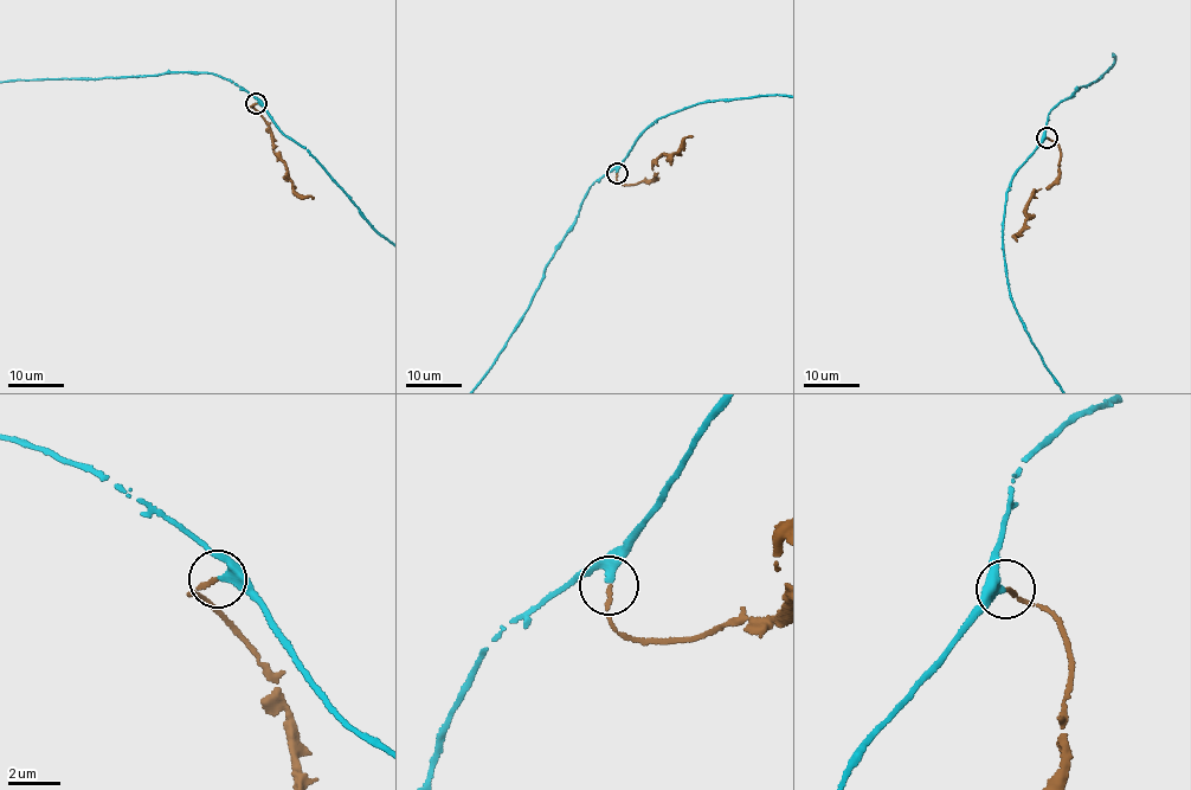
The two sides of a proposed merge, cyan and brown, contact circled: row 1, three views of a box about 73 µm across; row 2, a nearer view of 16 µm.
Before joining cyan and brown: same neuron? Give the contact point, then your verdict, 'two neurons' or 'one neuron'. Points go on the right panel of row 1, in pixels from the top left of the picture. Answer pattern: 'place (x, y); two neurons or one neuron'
place (1047, 137); one neuron

